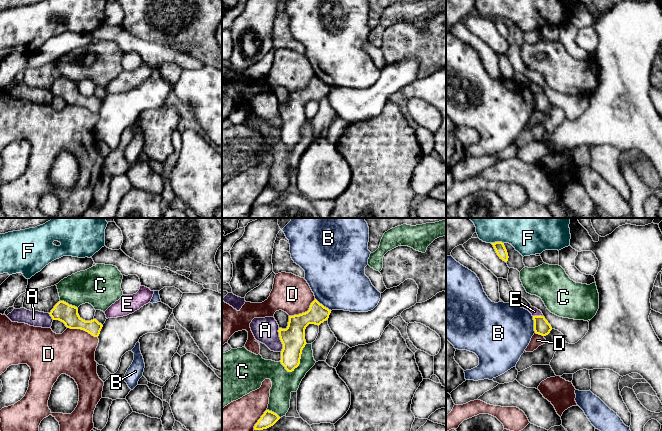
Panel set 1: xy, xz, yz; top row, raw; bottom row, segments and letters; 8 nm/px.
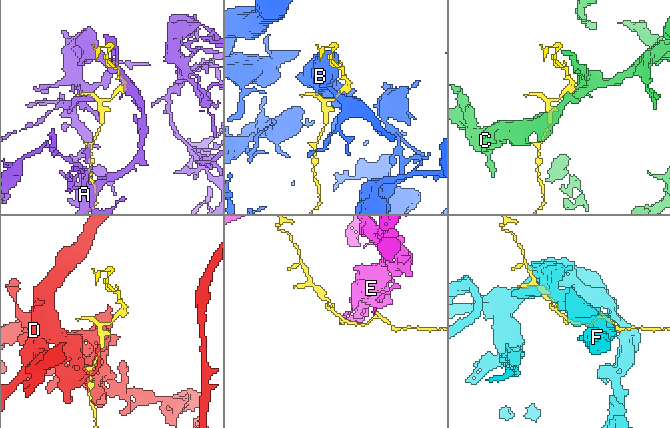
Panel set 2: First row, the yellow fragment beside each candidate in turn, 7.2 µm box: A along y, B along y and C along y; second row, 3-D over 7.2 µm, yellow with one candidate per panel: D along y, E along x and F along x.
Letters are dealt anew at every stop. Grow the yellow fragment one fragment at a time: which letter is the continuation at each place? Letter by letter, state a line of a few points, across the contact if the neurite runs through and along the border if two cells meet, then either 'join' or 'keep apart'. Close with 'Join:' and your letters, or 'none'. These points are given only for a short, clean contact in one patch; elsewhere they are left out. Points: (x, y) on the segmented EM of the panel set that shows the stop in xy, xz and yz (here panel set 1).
A: keep apart
B: keep apart
C: keep apart
D: keep apart
E: line yz (533, 315), (542, 316); keep apart
F: keep apart
Join: none

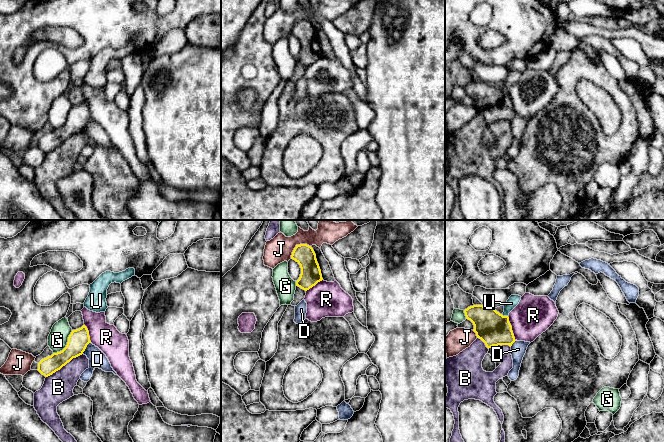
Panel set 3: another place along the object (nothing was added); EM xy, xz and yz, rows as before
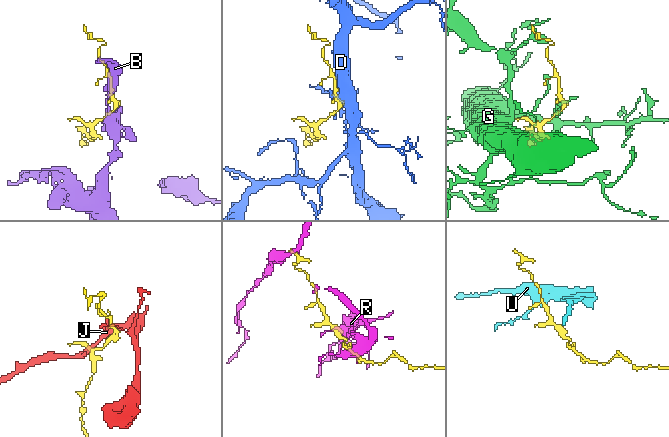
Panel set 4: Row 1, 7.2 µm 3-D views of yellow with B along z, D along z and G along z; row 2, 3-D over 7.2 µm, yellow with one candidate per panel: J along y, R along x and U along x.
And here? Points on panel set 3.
B: keep apart
D: keep apart
G: keep apart
J: keep apart
R: line yz (507, 316), (515, 340); keep apart
U: line yz (494, 329), (505, 316), (507, 308), (513, 301); join
Join: U

